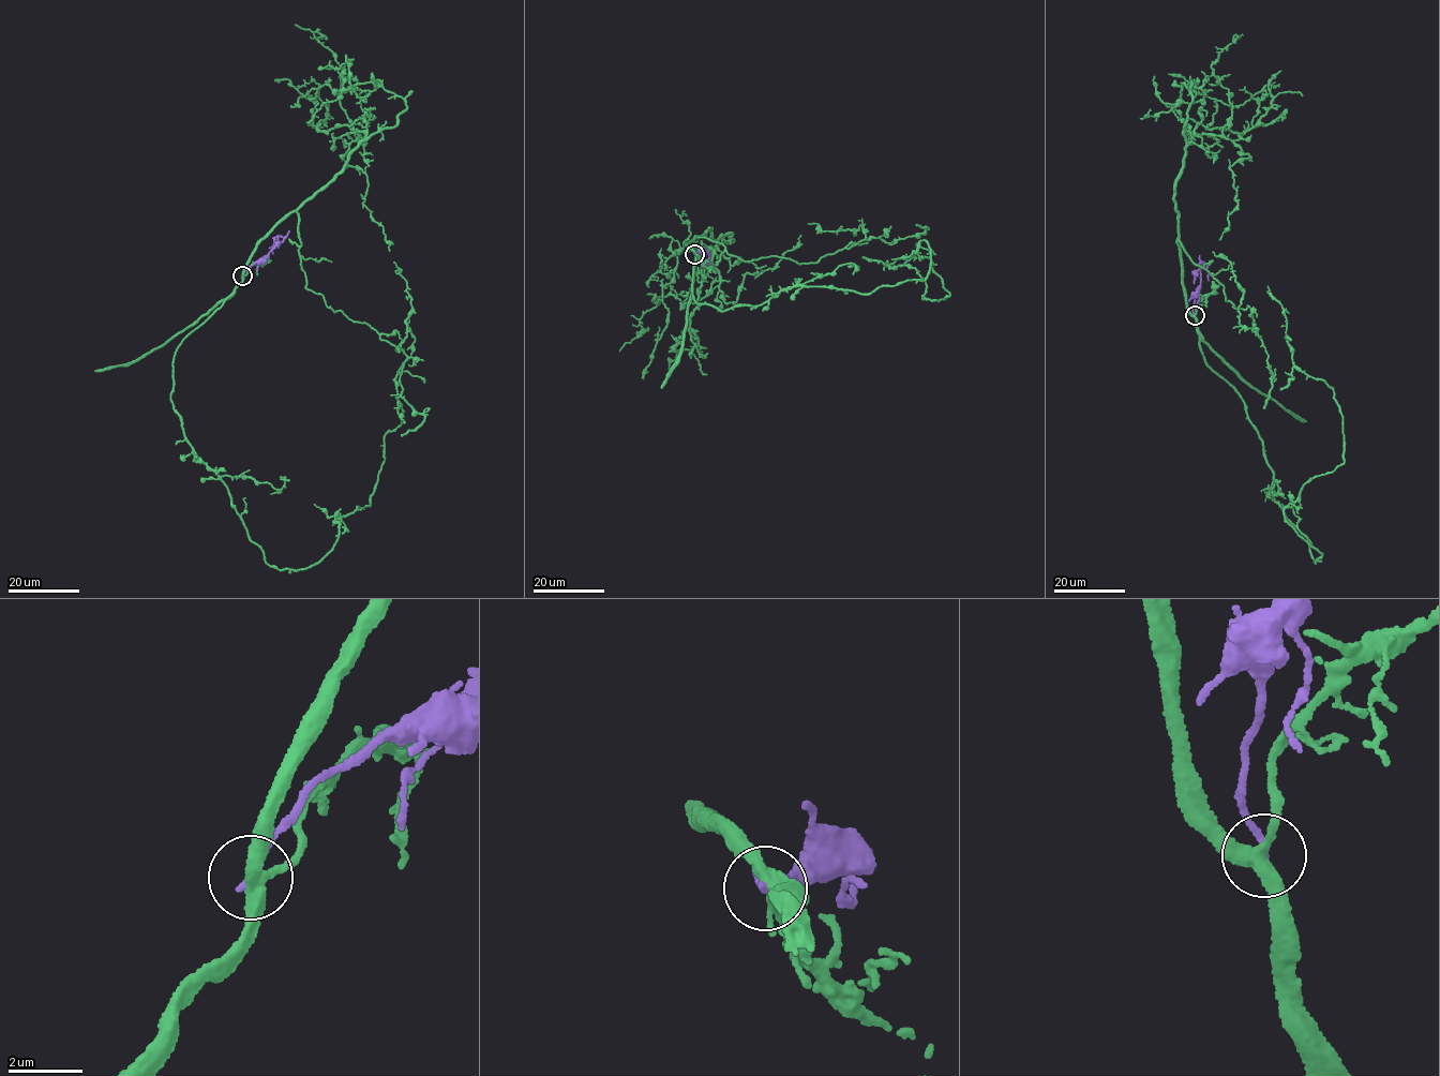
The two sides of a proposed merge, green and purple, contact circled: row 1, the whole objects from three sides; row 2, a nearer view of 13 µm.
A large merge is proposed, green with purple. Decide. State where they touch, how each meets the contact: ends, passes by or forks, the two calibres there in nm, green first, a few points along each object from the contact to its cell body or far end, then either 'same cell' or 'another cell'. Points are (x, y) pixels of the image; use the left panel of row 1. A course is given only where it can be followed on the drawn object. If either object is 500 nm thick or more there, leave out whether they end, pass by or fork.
at (242, 275); green forks there; purple ends there; 320 nm thick on the green side, 200 nm on the other; green runs (242, 275), (177, 348), (170, 398), (280, 569), (317, 563), (334, 521), (370, 504), (402, 424), (408, 316); purple runs (242, 275), (269, 252), (278, 236), (285, 237), (271, 251); another cell

